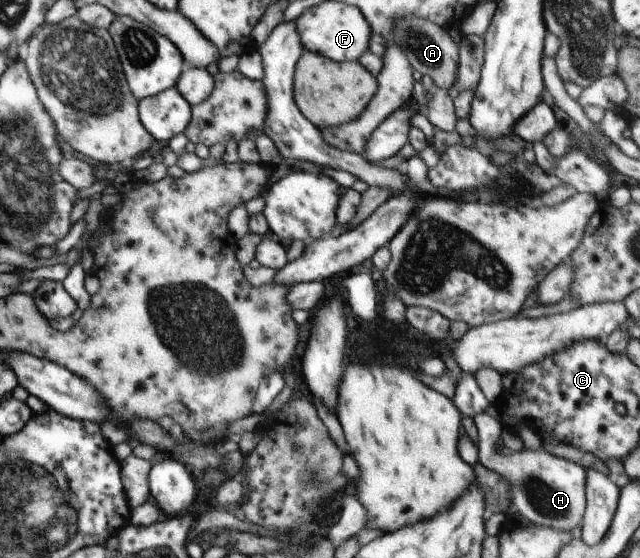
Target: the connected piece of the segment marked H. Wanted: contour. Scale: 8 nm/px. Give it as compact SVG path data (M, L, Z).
M478 439L478 461L483 463L487 469L493 469L510 483L512 493L512 509L519 511L521 515L527 518L533 524L555 528L560 532L576 533L582 527L582 521L586 510L586 469L579 464L573 463L559 456L551 455L547 450L531 451L523 447L518 452L512 452L510 455L503 455L499 451L485 449L481 445L481 439Z

